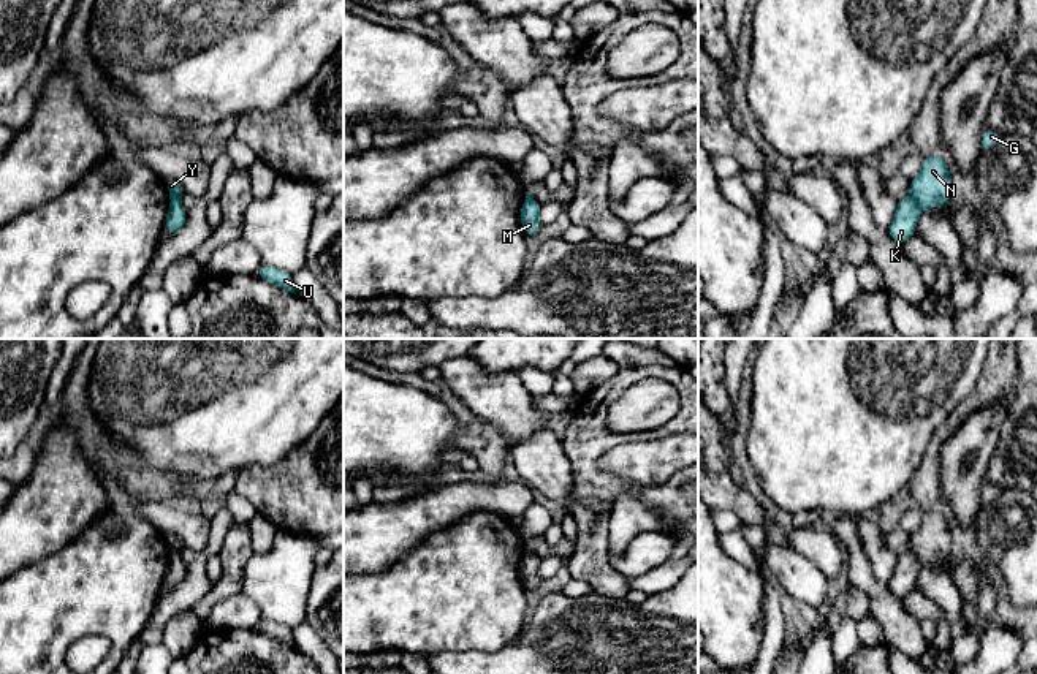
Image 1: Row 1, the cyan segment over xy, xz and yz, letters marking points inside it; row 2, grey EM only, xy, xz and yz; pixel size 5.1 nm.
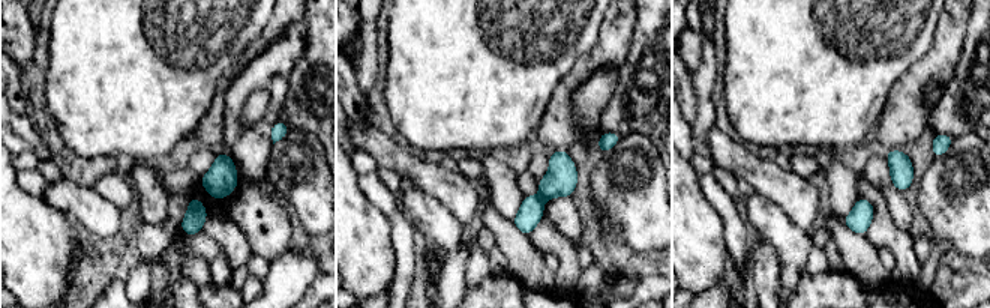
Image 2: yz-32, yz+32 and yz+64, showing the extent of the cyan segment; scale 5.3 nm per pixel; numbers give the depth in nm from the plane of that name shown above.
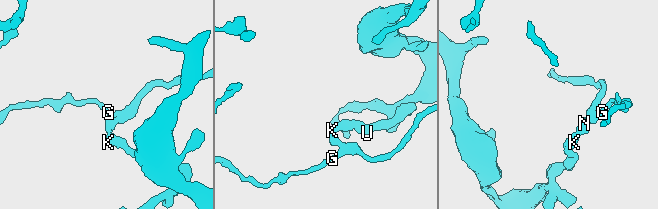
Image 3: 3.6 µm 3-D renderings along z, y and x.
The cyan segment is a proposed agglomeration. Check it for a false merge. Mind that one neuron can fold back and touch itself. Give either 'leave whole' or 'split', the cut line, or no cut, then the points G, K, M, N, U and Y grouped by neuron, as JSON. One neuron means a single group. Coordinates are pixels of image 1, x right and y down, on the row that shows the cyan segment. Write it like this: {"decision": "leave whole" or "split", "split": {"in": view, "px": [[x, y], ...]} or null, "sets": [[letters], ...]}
{"decision": "split", "split": {"in": "yz", "px": [[909, 196], [922, 209]]}, "sets": [["G", "M", "N", "Y"], ["K", "U"]]}

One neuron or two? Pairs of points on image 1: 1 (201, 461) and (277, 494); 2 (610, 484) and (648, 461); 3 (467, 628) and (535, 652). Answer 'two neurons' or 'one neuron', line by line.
1: two neurons
2: two neurons
3: two neurons

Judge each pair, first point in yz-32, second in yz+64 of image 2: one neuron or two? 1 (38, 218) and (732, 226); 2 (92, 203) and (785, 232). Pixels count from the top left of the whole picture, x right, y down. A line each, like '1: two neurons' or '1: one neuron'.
1: two neurons
2: one neuron

